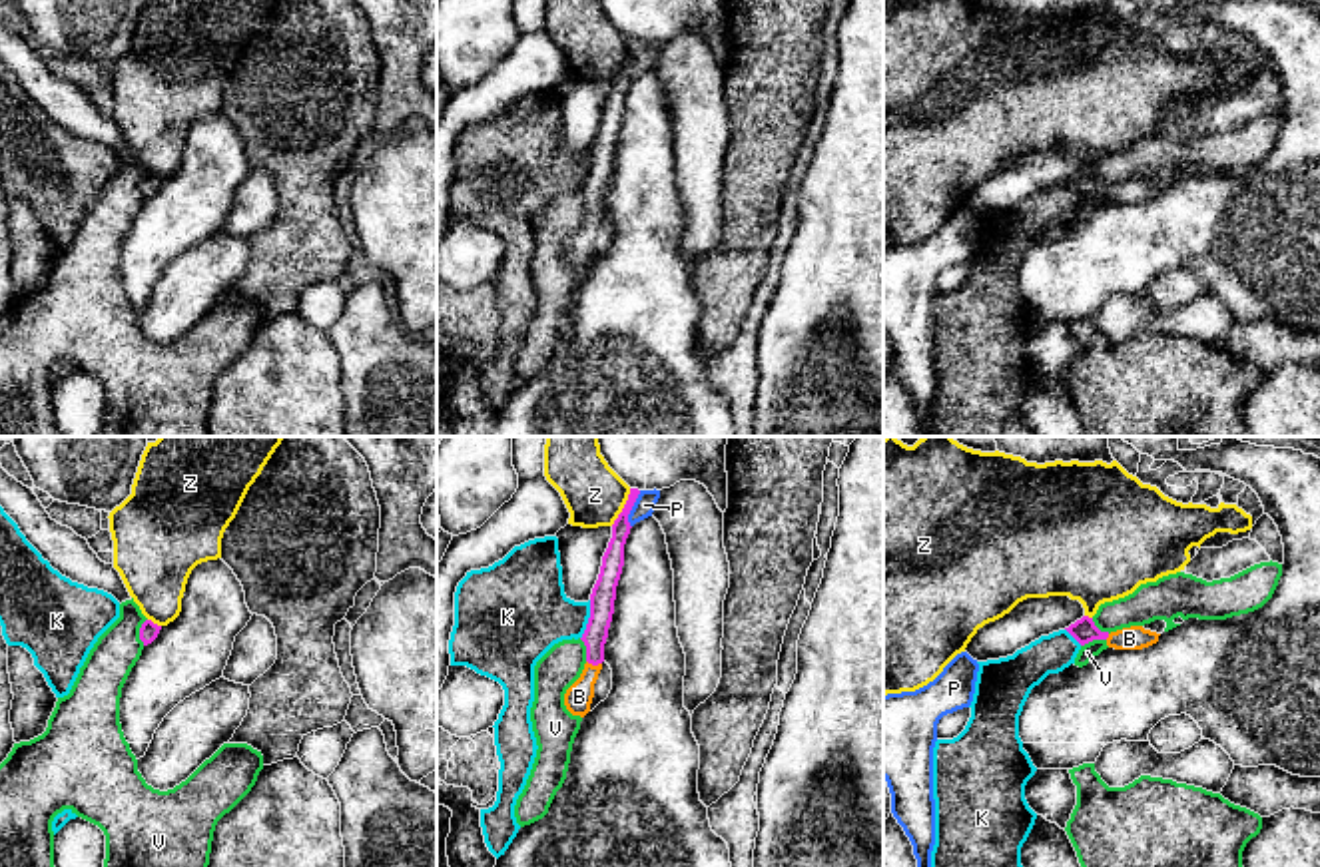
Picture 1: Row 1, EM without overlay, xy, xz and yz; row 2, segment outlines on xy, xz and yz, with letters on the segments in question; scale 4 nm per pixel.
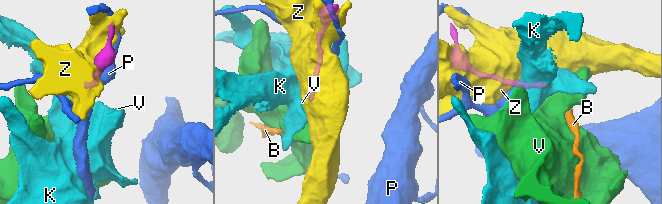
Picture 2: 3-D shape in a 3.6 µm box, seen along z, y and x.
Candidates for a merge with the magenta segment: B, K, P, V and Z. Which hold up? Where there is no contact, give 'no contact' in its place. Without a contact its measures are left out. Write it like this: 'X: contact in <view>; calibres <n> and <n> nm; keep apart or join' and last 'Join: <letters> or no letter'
B: contact in xz; calibres 100 and 110 nm; join
K: contact in xz; calibres 100 and 320 nm; keep apart
P: contact in xz; calibres 90 and 80 nm; keep apart
V: contact in xy; calibres 80 and 190 nm; keep apart
Z: contact in xz; calibres 90 and 240 nm; keep apart
Join: B

